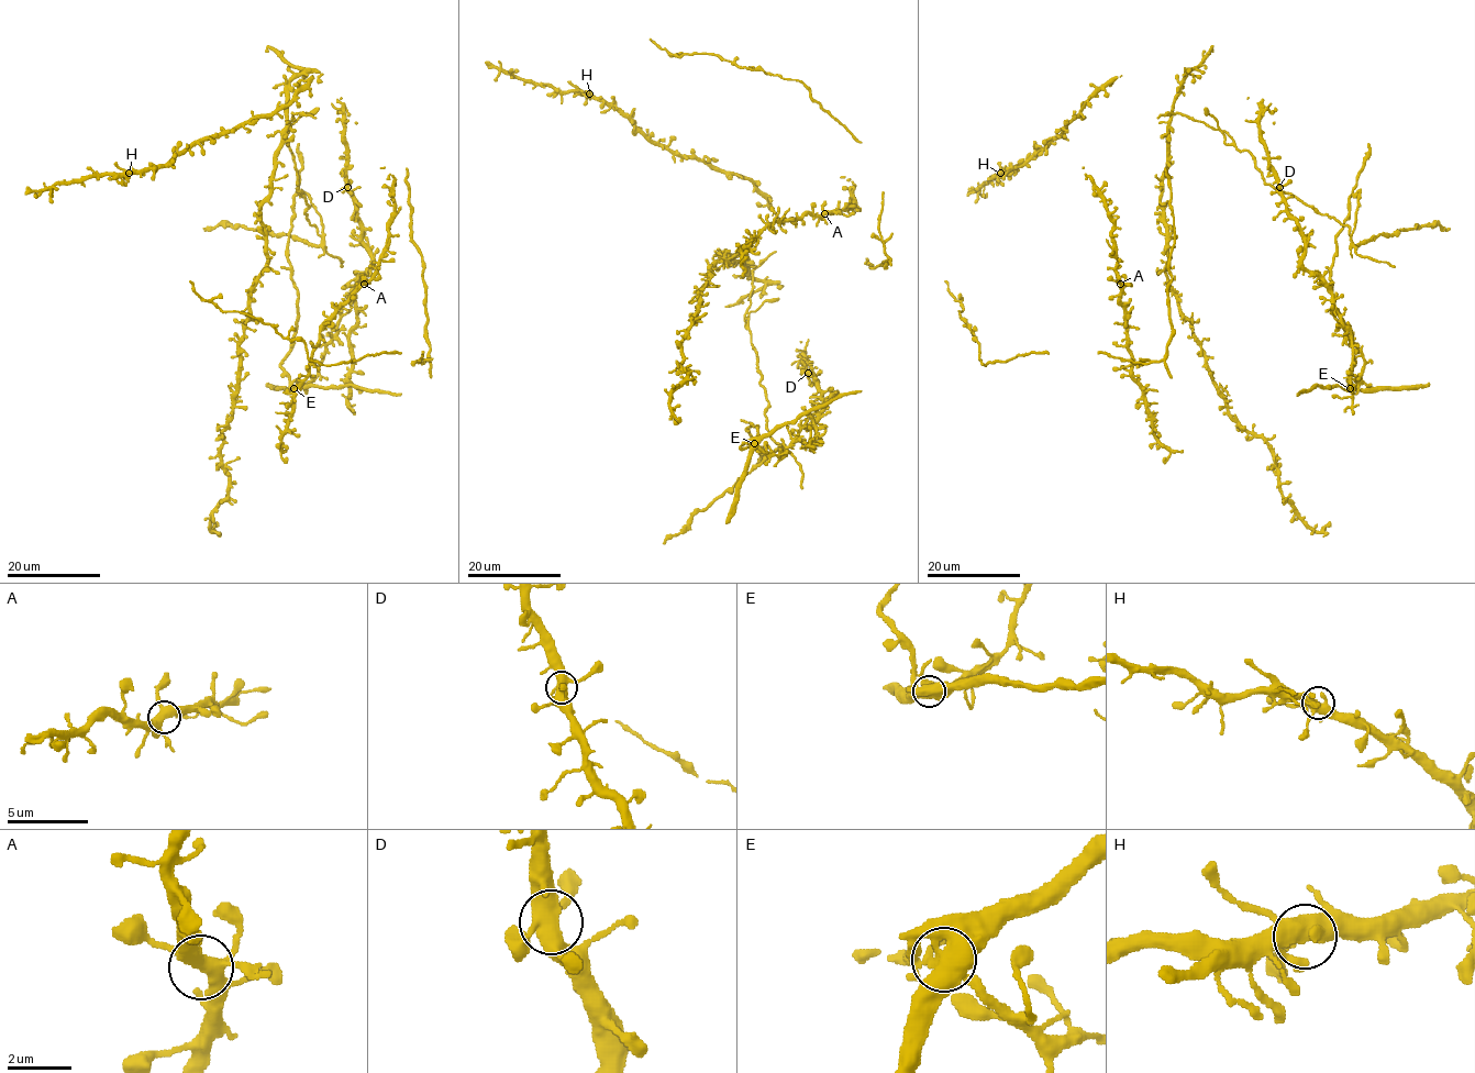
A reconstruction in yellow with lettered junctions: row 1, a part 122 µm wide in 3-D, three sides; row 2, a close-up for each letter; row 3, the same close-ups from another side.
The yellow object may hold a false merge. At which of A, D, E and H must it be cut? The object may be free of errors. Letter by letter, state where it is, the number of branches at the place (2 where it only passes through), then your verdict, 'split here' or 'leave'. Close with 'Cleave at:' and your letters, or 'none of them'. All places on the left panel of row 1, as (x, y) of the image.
A: (364, 284) | 5 | leave
D: (347, 187) | 5 | leave
E: (294, 388) | 5 | split here
H: (129, 173) | 5 | leave
Cleave at: E

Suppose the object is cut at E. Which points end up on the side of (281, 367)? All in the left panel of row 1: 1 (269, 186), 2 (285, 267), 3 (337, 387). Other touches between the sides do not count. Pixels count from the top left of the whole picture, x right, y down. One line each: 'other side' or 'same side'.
1: other side
2: same side
3: same side

